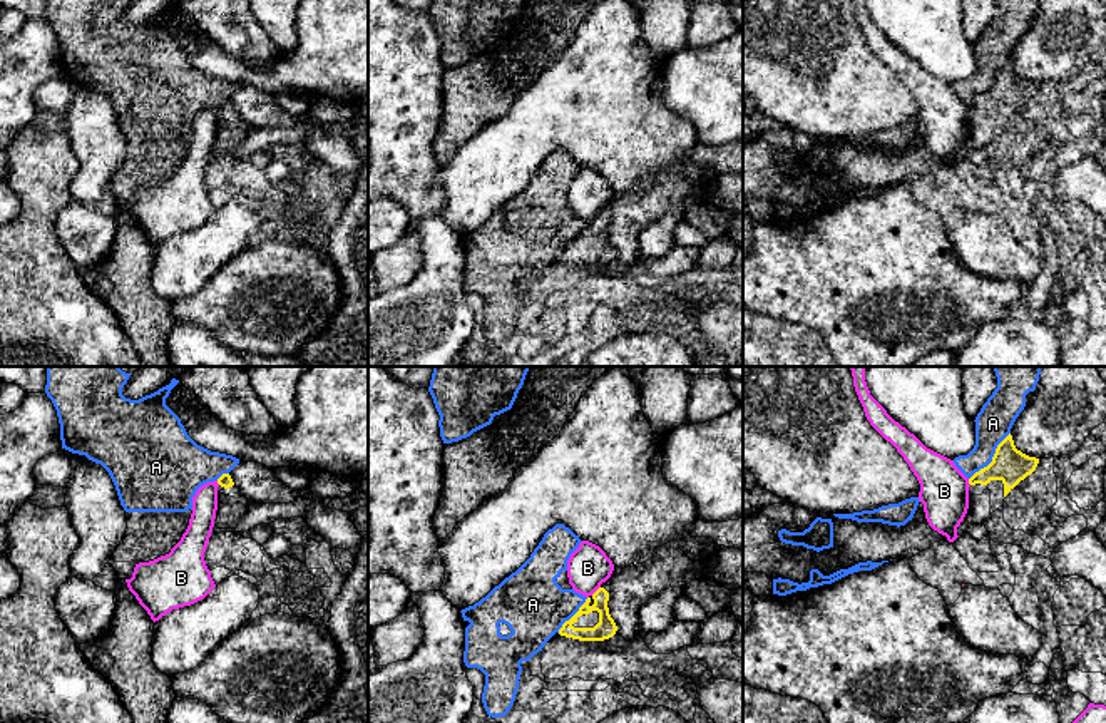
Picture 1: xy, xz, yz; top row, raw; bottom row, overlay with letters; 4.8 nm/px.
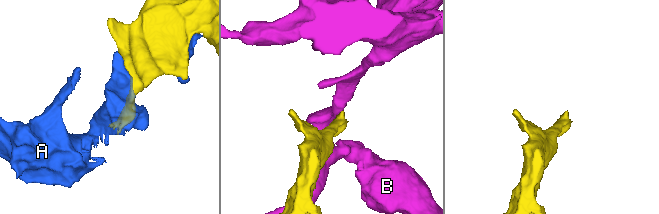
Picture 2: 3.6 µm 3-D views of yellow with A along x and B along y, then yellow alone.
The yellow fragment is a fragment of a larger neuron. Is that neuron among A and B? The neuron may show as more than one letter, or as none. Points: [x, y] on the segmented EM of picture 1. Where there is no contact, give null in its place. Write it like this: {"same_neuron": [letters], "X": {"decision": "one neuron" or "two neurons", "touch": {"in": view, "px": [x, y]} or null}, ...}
{"same_neuron": [], "A": {"decision": "two neurons", "touch": {"in": "yz", "px": [993, 457]}}, "B": {"decision": "two neurons", "touch": {"in": "xz", "px": [596, 591]}}}

